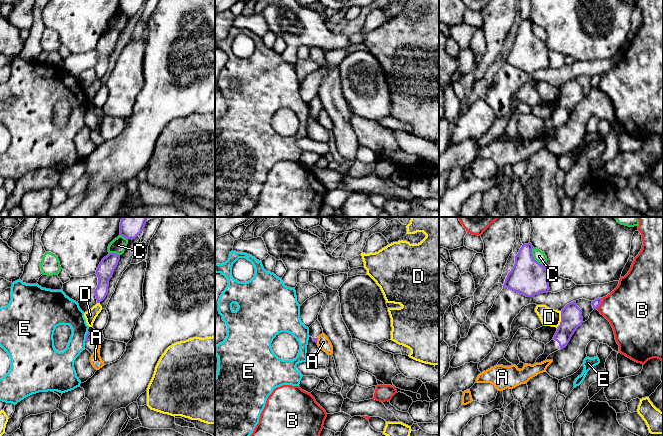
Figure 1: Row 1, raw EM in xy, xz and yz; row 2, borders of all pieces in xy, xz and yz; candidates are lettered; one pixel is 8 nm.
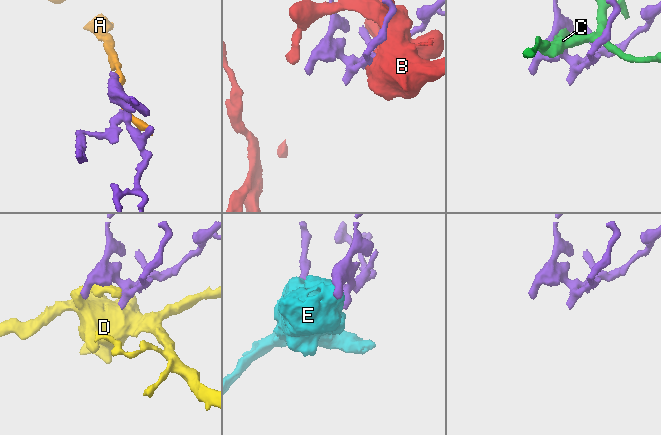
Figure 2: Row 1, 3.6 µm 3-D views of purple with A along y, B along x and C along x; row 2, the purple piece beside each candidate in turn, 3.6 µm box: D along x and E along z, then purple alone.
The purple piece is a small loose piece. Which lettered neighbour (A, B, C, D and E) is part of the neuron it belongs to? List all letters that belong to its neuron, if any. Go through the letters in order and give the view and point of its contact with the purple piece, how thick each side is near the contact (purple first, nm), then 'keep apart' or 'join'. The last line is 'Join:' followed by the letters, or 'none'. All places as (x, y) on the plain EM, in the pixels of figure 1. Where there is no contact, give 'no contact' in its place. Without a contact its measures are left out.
A: meets purple in xz at (317, 115); 30 nm thick on the purple side, 100 nm on the other; keep apart
B: meets purple in yz at (600, 79); 70 nm thick on the purple side, 400 nm on the other; keep apart
C: meets purple in yz at (533, 34); 300 nm thick on the purple side, 90 nm on the other; keep apart
D: meets purple in yz at (561, 95); 180 nm thick on the purple side, 140 nm on the other; keep apart
E: meets purple in xy at (86, 112); 60 nm thick on the purple side, 200 nm on the other; keep apart
Join: none

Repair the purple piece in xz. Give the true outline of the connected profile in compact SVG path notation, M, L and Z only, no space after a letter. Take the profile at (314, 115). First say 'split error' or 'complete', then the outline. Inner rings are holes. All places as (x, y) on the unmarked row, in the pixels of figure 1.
split error; M316 96L310 103L309 103L309 112L313 114L313 117L317 119L318 112L323 109L323 105L321 100L318 96Z

